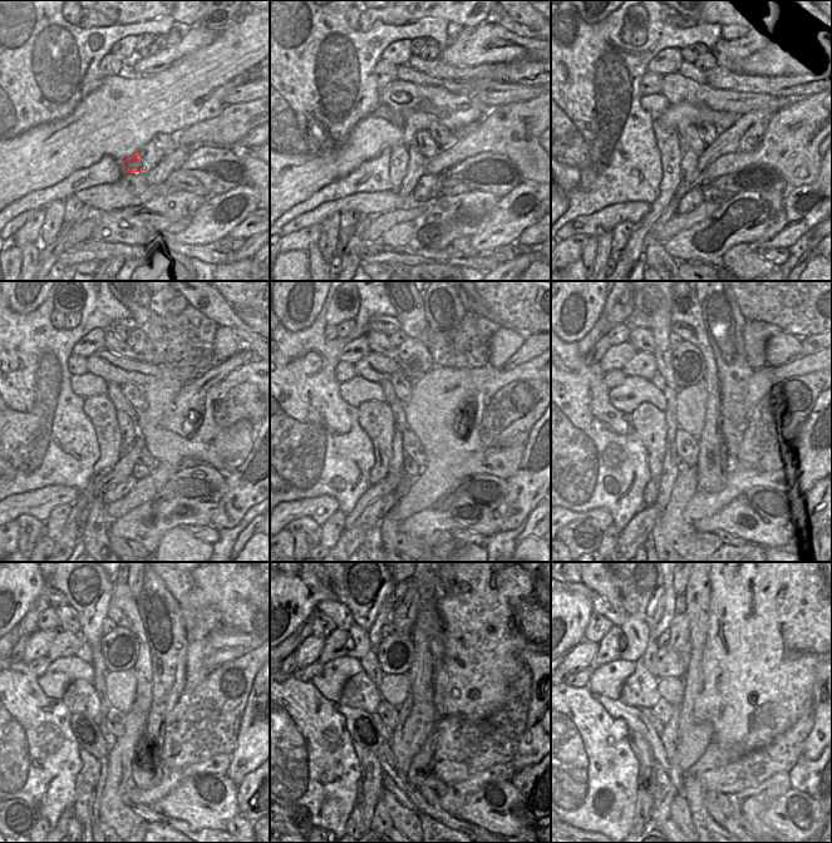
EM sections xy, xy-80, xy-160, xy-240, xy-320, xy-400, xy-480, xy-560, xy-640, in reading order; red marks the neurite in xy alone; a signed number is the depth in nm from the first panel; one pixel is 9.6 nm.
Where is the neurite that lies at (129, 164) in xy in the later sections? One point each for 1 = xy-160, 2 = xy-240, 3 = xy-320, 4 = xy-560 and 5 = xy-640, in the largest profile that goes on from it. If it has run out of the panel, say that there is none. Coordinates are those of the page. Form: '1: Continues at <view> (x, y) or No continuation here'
1: Continues at xy-160 (689, 158)
2: Continues at xy-240 (93, 535)
3: Continues at xy-320 (373, 536)
4: Continues at xy-560 (384, 615)
5: Continues at xy-640 (663, 616)

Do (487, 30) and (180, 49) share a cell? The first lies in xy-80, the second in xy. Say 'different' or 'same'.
same

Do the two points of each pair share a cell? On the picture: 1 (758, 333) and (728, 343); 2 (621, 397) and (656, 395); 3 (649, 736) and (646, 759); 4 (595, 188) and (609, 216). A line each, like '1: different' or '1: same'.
1: different
2: same
3: different
4: different

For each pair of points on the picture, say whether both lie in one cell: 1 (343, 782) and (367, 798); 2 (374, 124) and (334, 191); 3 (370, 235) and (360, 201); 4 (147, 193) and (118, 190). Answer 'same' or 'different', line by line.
1: different
2: different
3: different
4: same

